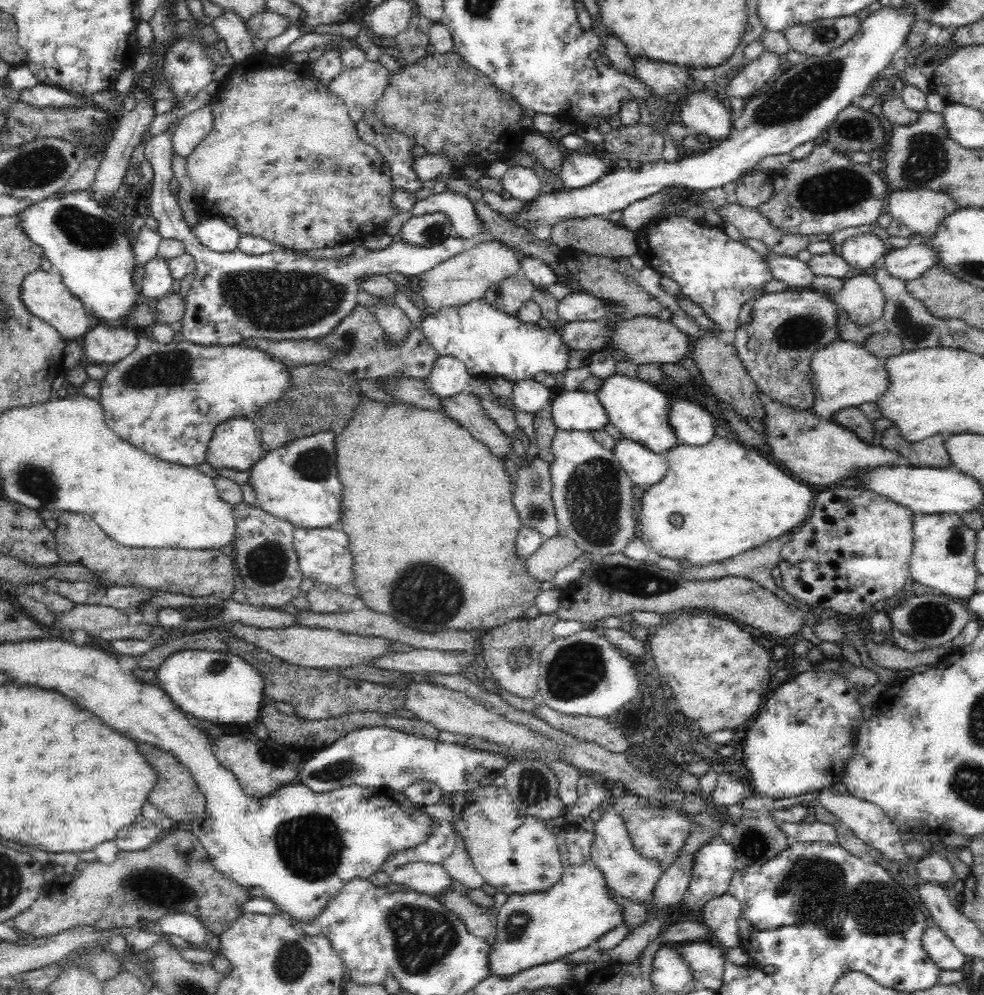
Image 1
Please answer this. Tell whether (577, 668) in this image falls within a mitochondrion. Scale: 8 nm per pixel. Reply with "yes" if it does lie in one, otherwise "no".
yes

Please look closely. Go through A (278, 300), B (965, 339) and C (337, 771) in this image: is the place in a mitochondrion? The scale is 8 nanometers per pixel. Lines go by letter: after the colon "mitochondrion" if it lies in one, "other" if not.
A: mitochondrion
B: other
C: mitochondrion

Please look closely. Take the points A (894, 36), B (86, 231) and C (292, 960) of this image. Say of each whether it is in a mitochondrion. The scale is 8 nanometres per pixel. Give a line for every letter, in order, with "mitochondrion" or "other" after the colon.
A: other
B: mitochondrion
C: mitochondrion

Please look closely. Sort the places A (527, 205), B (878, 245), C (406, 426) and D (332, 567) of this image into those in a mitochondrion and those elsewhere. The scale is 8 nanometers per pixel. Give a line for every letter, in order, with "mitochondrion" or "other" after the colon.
A: other
B: other
C: other
D: mitochondrion

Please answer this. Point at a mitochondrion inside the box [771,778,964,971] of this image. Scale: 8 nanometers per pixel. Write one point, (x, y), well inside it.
(807, 872)

